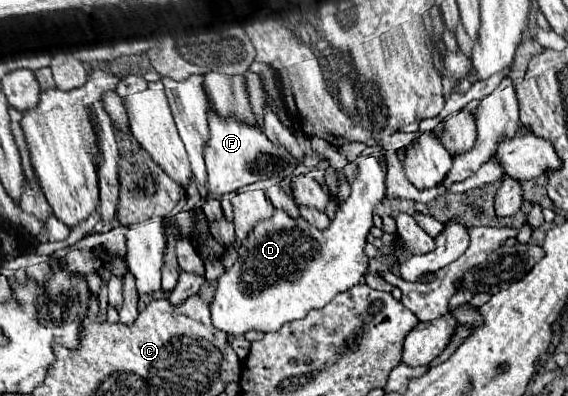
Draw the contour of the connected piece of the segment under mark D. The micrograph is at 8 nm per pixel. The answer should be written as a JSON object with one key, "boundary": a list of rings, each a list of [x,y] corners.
{"boundary":[[[359,156],[357,158],[357,178],[353,180],[353,190],[347,202],[343,202],[337,210],[337,216],[329,224],[327,230],[319,232],[317,228],[311,228],[303,218],[293,220],[285,212],[275,210],[271,220],[259,222],[253,232],[247,236],[239,250],[239,258],[233,264],[231,270],[227,270],[219,282],[215,296],[209,304],[211,308],[211,322],[217,330],[233,336],[243,336],[249,330],[257,332],[277,332],[283,324],[303,318],[313,308],[323,308],[327,302],[331,302],[339,292],[349,290],[351,286],[361,282],[361,276],[367,272],[369,258],[365,256],[365,236],[369,234],[373,226],[373,212],[375,208],[385,200],[387,188],[387,168],[383,156]]]}

